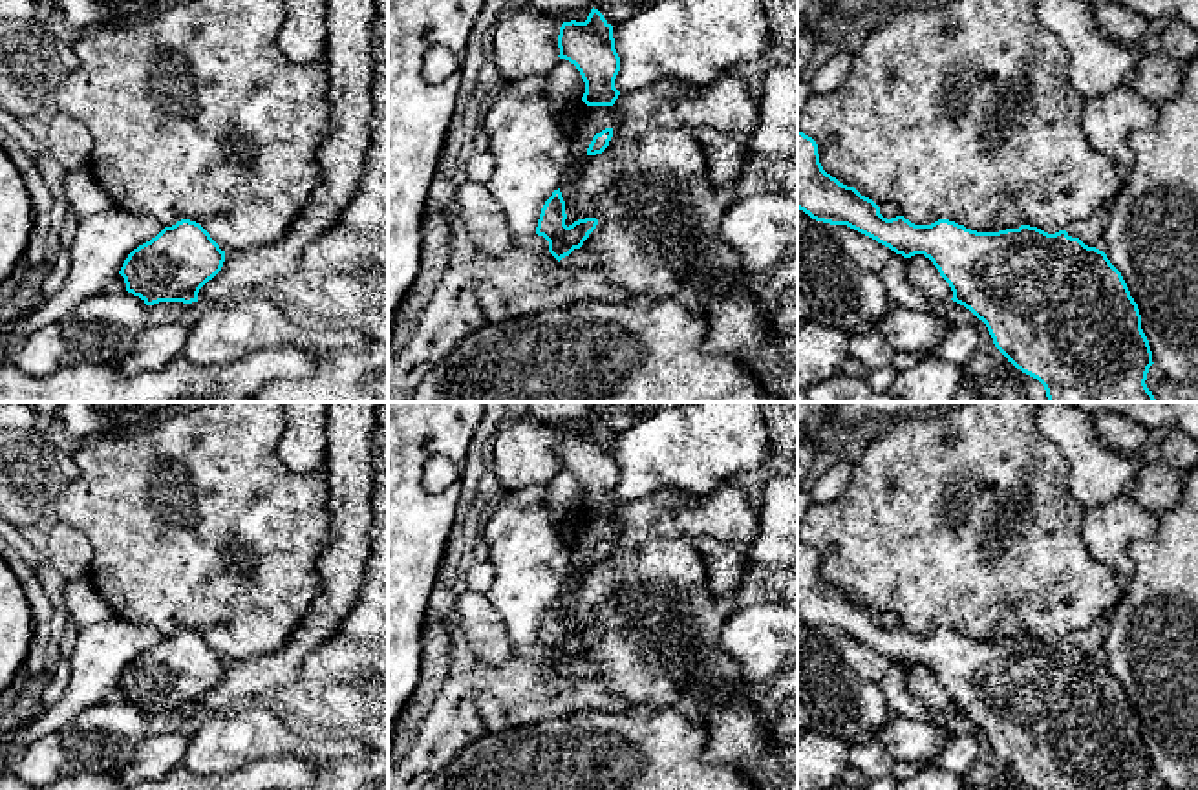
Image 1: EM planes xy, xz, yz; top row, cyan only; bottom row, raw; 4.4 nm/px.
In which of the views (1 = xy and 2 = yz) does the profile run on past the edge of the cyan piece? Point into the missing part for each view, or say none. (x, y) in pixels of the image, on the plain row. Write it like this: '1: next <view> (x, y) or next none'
1: next none
2: next none

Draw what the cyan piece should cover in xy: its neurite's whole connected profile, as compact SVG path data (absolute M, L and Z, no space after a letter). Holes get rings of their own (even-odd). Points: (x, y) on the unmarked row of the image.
M181 629L134 658L119 684L146 715L198 711L199 699L223 677L225 660L196 631Z

